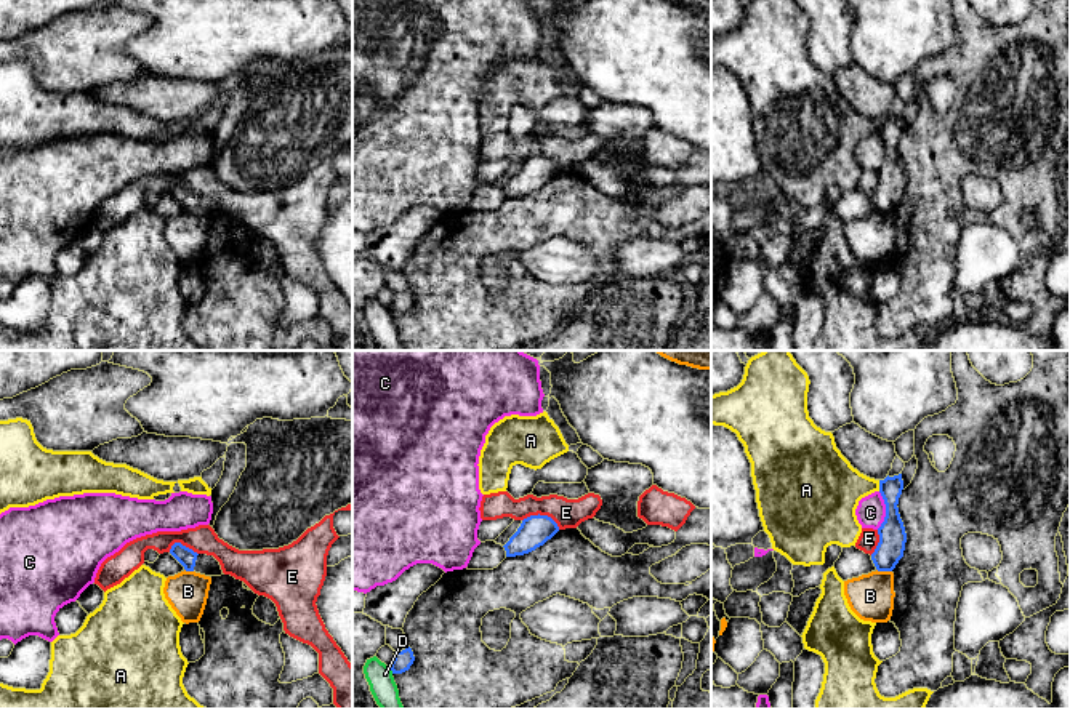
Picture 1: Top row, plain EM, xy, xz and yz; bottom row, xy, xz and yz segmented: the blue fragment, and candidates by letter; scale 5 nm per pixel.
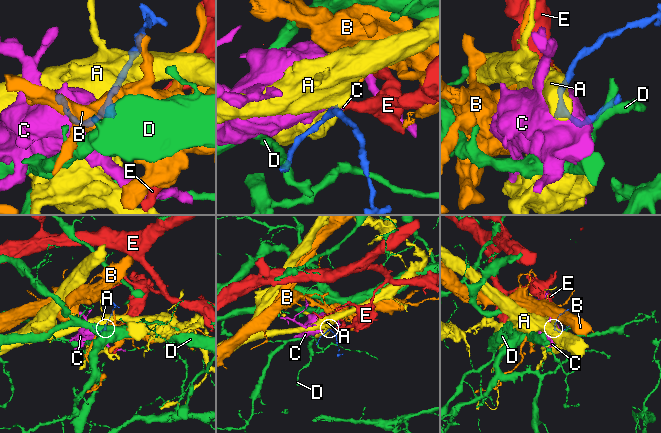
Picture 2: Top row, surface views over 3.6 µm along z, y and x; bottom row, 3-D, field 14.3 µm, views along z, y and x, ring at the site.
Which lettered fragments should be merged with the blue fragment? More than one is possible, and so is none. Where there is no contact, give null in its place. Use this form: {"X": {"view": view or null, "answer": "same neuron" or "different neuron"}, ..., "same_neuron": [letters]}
{"A": {"view": "yz", "answer": "different neuron"}, "B": {"view": "yz", "answer": "different neuron"}, "C": {"view": "yz", "answer": "different neuron"}, "D": {"view": "xz", "answer": "different neuron"}, "E": {"view": "xz", "answer": "different neuron"}, "same_neuron": []}

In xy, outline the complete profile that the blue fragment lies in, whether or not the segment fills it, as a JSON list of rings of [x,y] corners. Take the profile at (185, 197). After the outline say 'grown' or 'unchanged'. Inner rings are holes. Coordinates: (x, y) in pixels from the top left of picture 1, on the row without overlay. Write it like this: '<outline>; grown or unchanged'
[[[175,184],[170,195],[184,208],[186,213],[195,213],[205,218],[223,216],[221,206],[213,197],[197,195],[181,184]]]; grown

